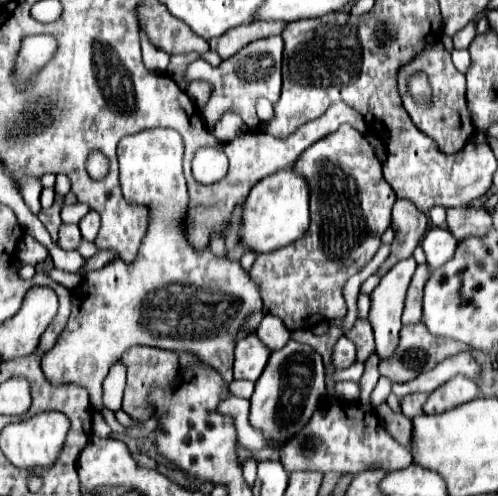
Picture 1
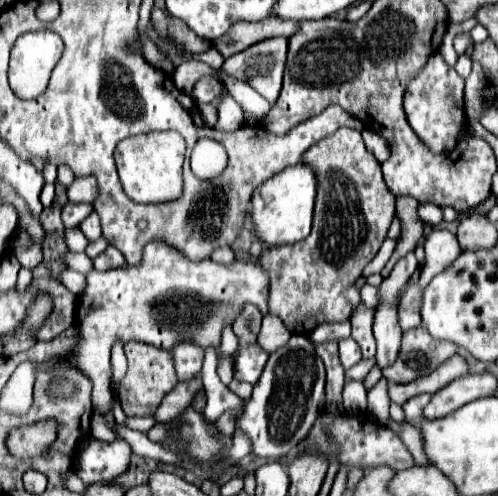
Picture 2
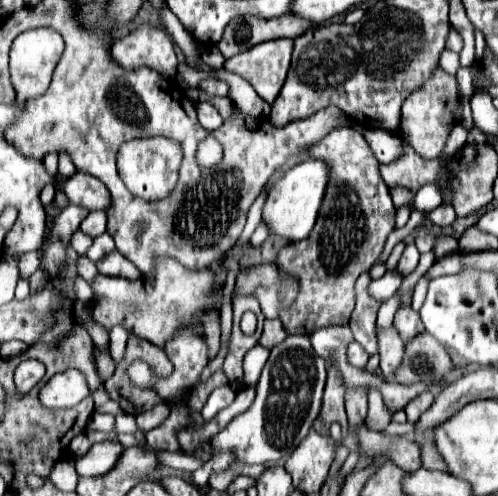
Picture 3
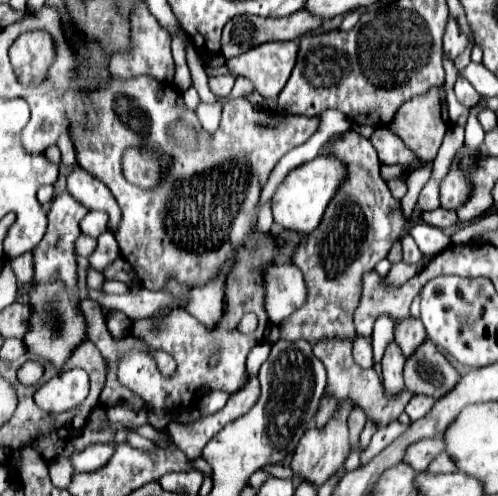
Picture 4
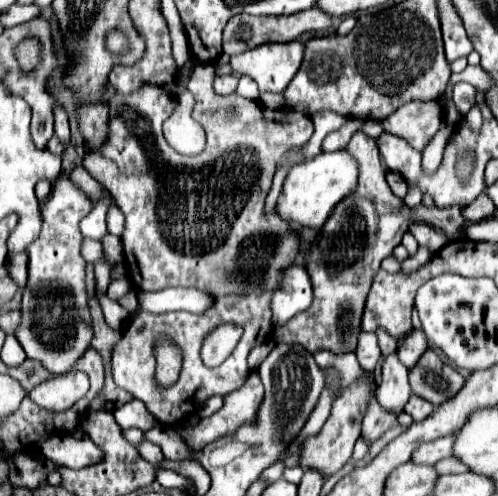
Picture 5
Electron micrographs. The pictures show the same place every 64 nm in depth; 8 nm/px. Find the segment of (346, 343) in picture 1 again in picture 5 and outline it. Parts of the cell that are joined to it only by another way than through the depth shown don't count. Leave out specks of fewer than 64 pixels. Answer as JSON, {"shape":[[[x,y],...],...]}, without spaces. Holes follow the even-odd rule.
{"shape":[[[362,332],[360,340],[358,340],[358,348],[356,348],[354,354],[356,354],[360,366],[364,370],[372,372],[374,366],[378,364],[378,360],[380,360],[380,348],[378,348],[378,342],[376,342],[376,334]]]}

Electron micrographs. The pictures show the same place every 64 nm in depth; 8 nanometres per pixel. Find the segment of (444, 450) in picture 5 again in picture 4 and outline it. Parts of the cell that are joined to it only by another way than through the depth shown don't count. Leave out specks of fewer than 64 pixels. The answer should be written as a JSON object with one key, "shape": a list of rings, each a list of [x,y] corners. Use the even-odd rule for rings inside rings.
{"shape":[[[434,438],[434,440],[420,440],[416,444],[410,444],[406,448],[406,456],[404,462],[408,466],[412,466],[416,472],[424,472],[430,464],[430,460],[438,454],[444,452],[444,440],[442,438]]]}

